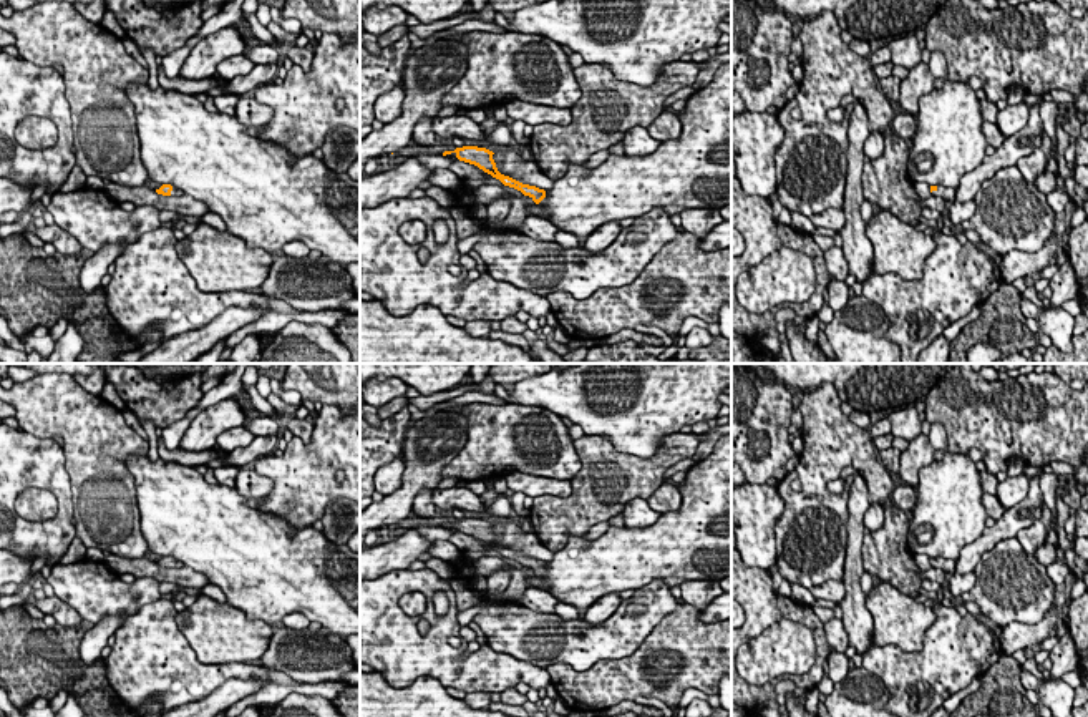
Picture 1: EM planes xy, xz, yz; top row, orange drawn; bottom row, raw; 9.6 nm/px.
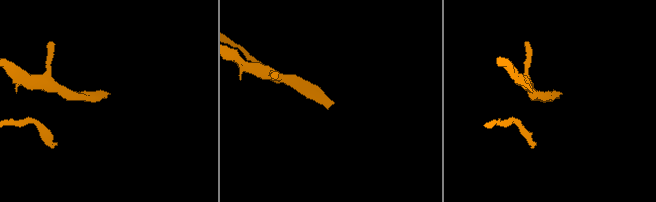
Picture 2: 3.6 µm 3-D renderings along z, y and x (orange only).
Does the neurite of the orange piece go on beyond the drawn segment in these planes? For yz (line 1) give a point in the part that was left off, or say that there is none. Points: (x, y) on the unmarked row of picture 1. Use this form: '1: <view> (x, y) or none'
1: yz (947, 566)

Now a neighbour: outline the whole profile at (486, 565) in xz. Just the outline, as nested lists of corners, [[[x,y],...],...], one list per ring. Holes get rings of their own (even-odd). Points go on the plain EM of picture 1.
[[[483,556],[476,559],[473,564],[476,568],[476,574],[481,576],[489,576],[503,568],[504,569],[508,568],[508,564],[501,558],[494,558],[494,556]]]

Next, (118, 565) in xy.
[[[108,554],[104,556],[103,563],[108,569],[119,576],[124,573],[131,573],[136,578],[151,576],[159,583],[177,583],[182,588],[204,588],[209,584],[209,579],[204,574],[187,566],[177,569],[163,568],[146,556],[139,559],[128,559],[118,554]]]

